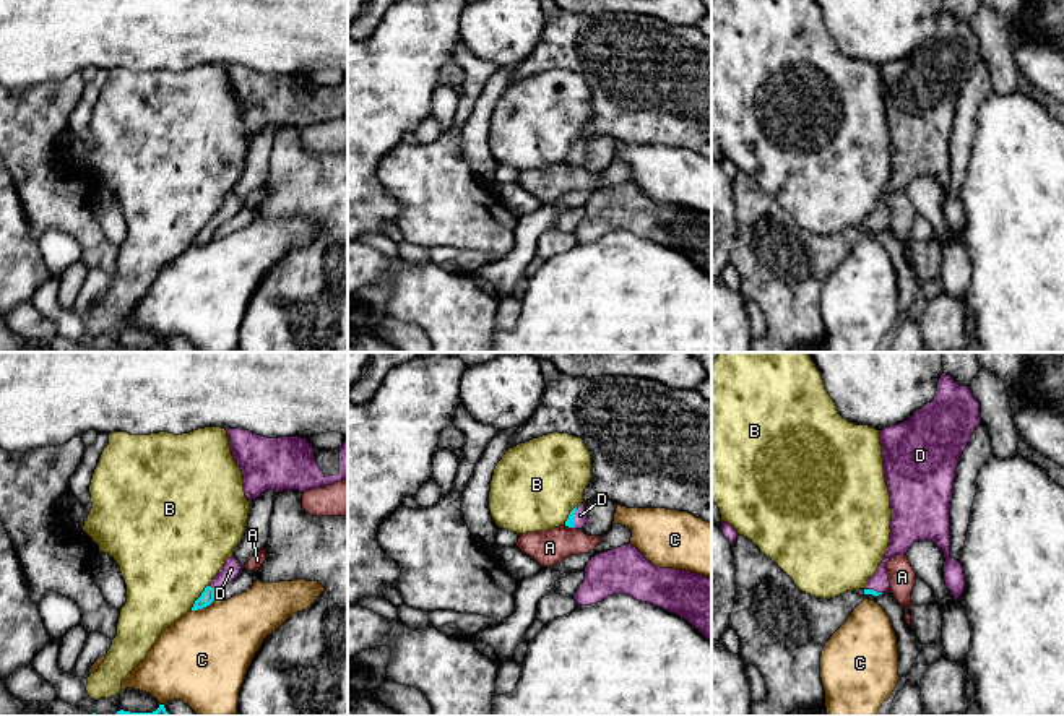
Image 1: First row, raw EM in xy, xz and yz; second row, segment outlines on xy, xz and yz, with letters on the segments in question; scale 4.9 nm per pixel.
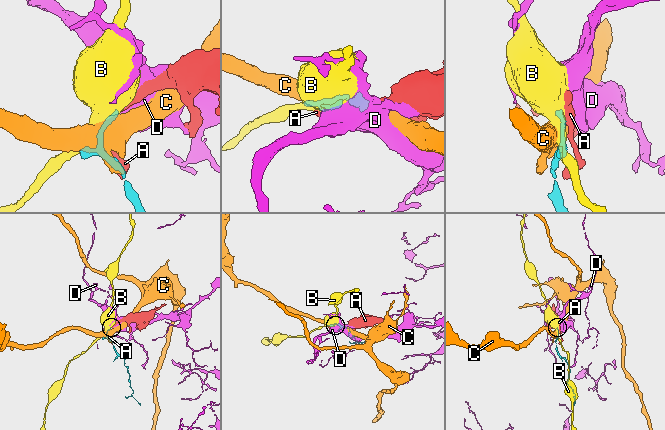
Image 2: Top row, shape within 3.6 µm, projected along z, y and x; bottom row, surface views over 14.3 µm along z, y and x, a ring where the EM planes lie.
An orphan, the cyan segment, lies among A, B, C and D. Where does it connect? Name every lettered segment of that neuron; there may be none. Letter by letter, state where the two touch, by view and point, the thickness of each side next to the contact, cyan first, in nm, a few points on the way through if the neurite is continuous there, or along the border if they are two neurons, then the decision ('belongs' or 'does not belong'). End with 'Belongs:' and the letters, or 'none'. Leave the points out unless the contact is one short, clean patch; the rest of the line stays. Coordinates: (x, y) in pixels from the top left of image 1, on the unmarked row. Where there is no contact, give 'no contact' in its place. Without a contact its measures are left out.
A: contact xz (569, 163); calibres 50 and 180 nm; border xz (564, 161), (574, 164); does not belong
B: contact xy (198, 234); calibres 70 and 460 nm; does not belong
C: contact xy (202, 244); calibres 70 and 440 nm; does not belong
D: contact xy (213, 224); calibres 70 and 90 nm; way xy (207, 234), (213, 224), (231, 205); belongs
Belongs: D

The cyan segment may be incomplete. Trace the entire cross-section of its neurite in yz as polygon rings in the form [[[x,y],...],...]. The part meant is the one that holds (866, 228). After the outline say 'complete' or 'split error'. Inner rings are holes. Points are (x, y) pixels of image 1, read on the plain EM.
[[[942,10],[931,39],[908,57],[879,67],[892,169],[864,231],[885,229],[890,224],[887,198],[924,175],[944,188],[944,218],[955,239],[963,231],[963,203],[950,193],[949,183],[950,136],[960,93],[980,58],[980,39],[970,23]]]; split error

